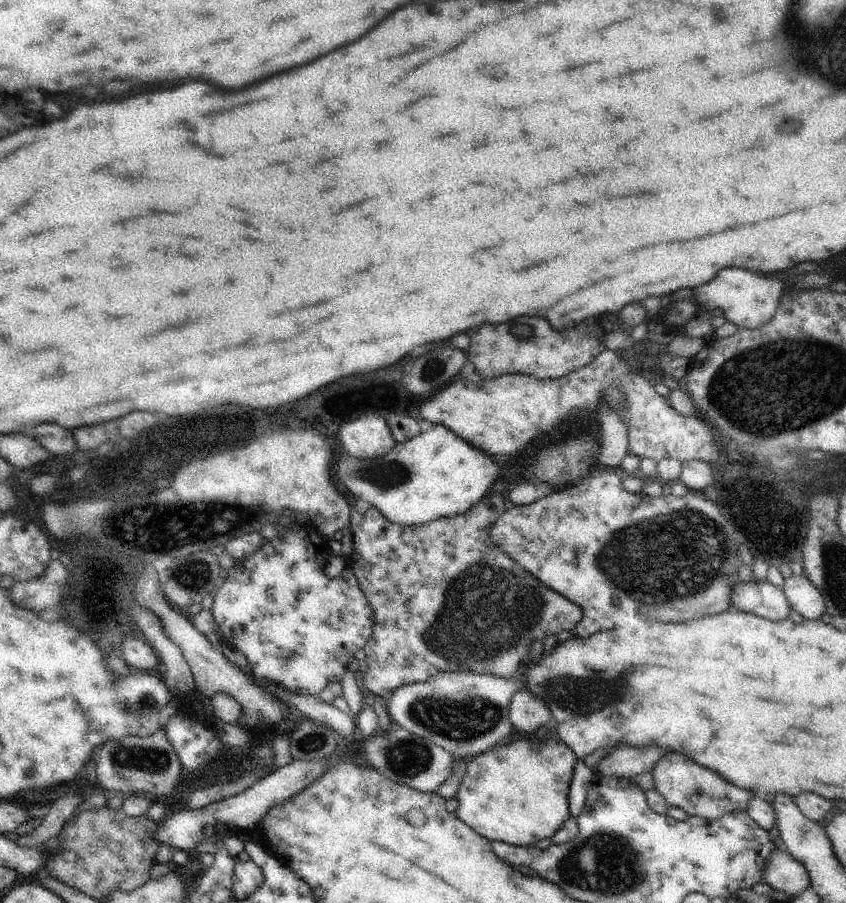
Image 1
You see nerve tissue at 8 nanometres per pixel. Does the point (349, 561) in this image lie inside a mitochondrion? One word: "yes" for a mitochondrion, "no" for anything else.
no

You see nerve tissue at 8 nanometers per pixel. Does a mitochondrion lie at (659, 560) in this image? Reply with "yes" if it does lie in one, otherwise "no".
yes

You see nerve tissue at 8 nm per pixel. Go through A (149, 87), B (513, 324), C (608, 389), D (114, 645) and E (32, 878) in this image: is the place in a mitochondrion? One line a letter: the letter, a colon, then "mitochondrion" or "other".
A: other
B: other
C: mitochondrion
D: other
E: other

